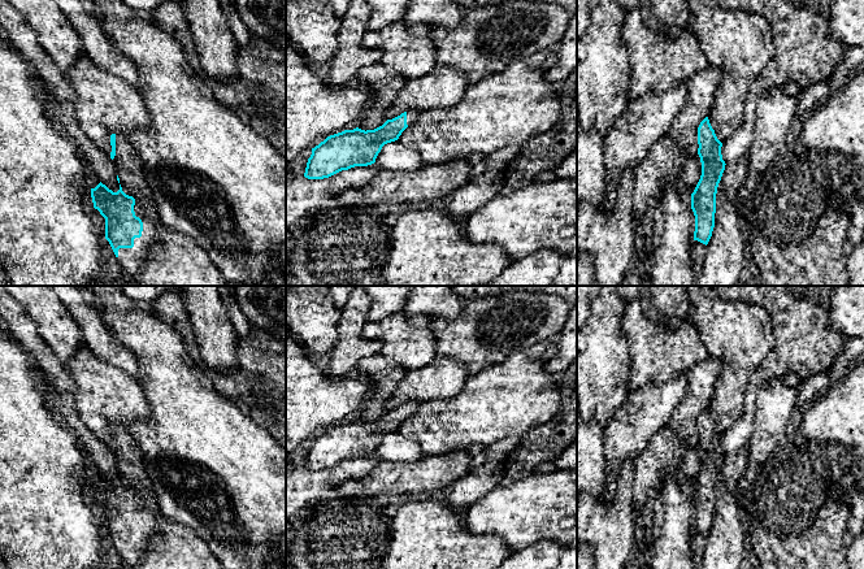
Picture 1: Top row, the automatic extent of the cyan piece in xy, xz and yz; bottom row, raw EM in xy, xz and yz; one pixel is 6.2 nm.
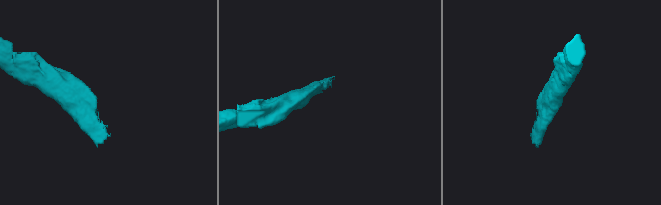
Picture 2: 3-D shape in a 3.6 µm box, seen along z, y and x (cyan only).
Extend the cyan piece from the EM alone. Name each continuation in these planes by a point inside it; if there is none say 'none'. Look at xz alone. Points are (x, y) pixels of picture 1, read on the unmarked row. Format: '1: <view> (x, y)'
1: xz (412, 405)

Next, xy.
1: xy (130, 463)

